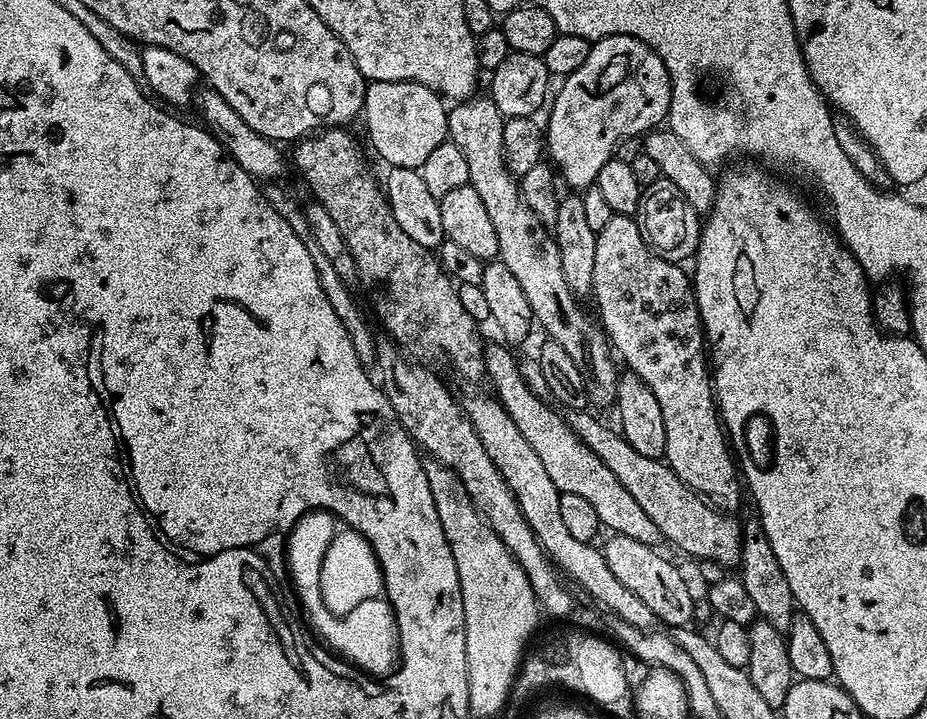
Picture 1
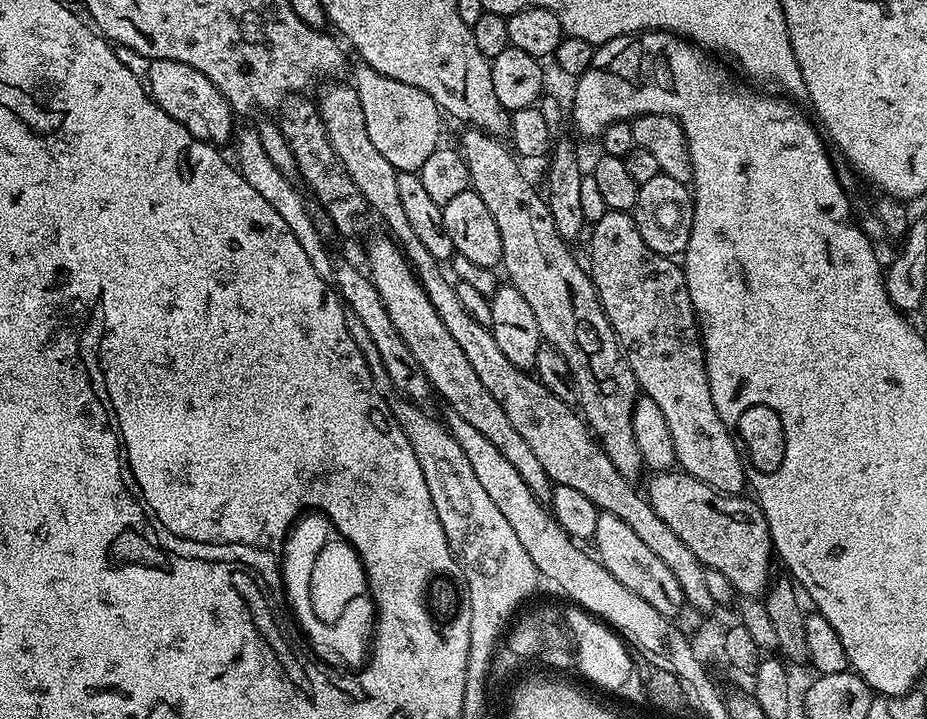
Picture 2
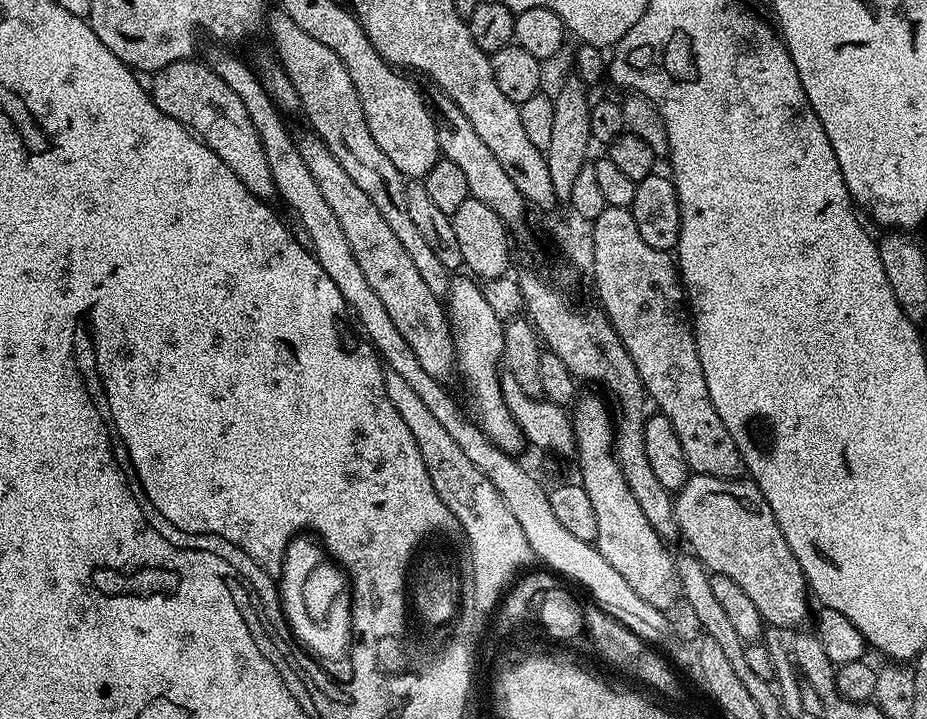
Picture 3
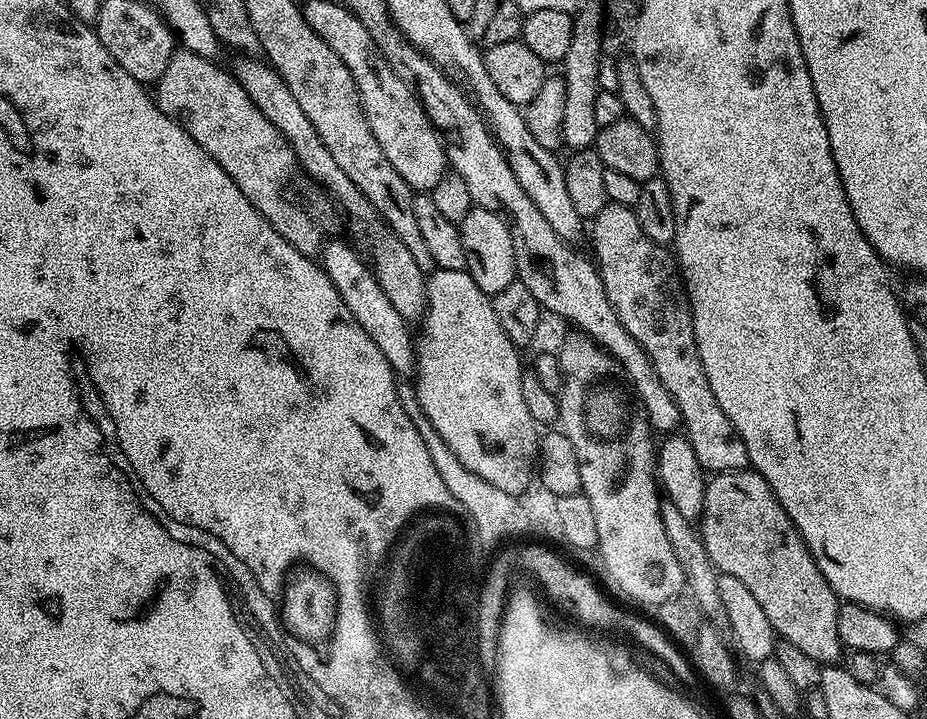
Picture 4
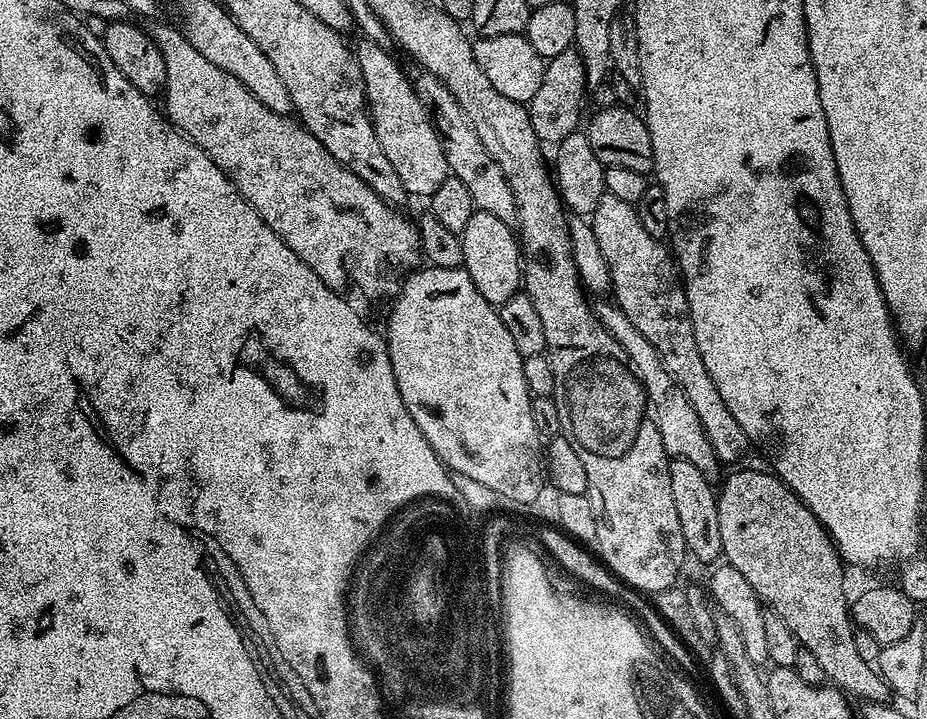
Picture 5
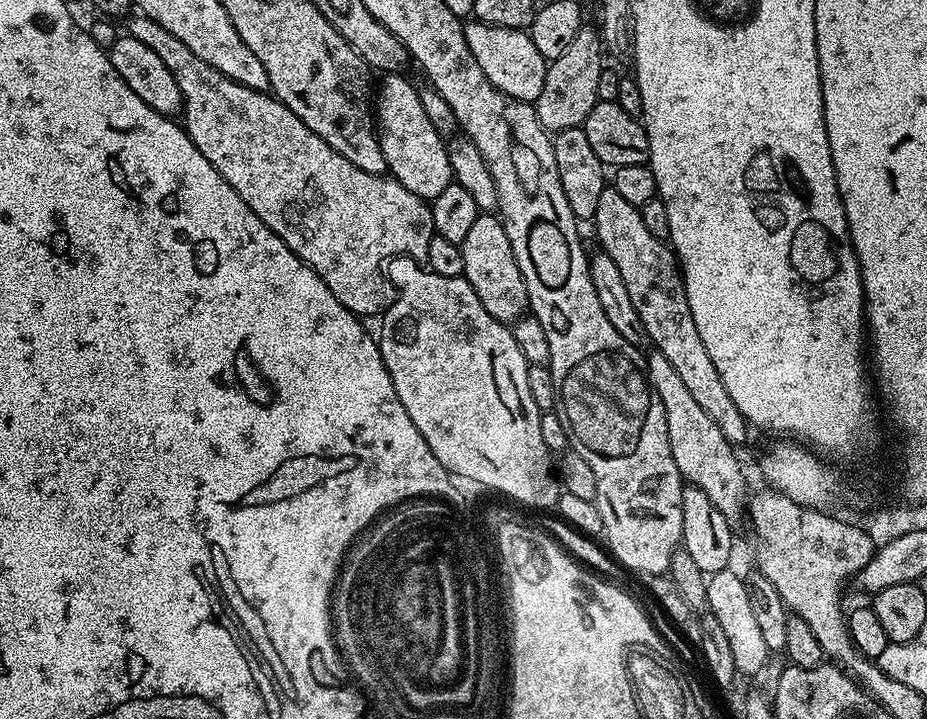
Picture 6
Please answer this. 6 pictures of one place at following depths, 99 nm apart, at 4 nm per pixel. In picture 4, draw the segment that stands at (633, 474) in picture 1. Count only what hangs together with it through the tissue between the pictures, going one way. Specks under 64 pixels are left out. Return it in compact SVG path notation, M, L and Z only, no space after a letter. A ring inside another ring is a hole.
M757 472L715 473L704 486L704 513L698 521L698 531L717 573L739 578L754 593L754 599L761 604L766 618L770 618L770 626L774 626L779 639L798 646L802 654L824 666L835 664L841 659L842 645L838 638L841 601L816 565L806 542L800 537L800 531Z

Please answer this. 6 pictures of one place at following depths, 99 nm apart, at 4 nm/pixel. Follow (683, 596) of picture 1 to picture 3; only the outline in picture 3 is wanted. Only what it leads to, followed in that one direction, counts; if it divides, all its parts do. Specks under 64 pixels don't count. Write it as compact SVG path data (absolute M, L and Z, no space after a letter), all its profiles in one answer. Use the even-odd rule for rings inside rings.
M600 394L597 396L581 395L574 405L574 415L572 416L572 426L574 429L574 460L580 463L579 483L583 484L586 494L590 494L590 503L594 506L594 515L598 522L598 534L594 541L597 550L630 582L630 586L650 606L658 606L665 610L673 608L681 599L680 579L676 573L676 562L673 553L668 553L665 541L650 526L646 519L646 514L642 514L638 502L634 502L634 494L630 494L630 486L626 486L626 478L622 478L622 470L616 461L616 434L614 431L614 417L606 403L605 397Z

